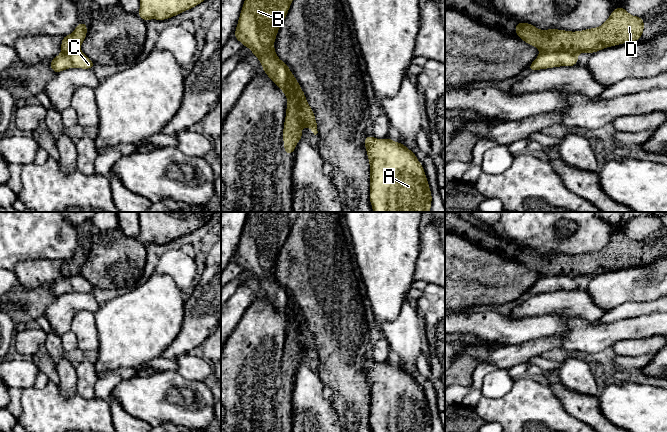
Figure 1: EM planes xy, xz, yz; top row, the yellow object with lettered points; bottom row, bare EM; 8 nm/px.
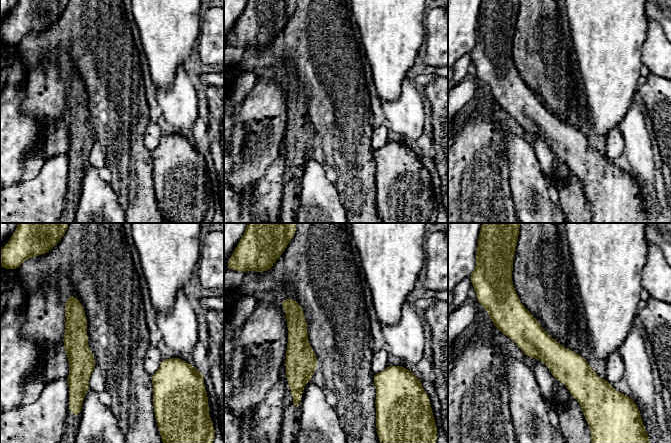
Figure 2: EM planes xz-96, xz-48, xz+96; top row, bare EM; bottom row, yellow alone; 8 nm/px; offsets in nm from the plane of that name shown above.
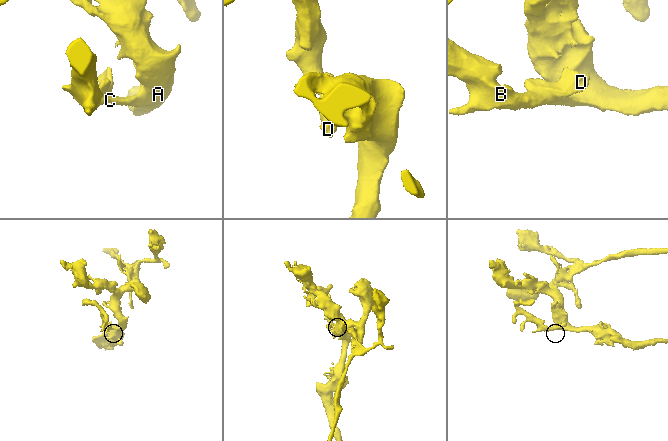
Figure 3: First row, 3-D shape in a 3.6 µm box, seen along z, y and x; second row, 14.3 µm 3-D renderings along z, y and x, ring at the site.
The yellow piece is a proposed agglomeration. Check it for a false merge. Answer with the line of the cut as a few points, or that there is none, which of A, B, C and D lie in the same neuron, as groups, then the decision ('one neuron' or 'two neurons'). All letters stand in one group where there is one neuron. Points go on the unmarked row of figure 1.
xz (289, 310), (297, 318), (298, 333), (308, 350) | A B C / D | two neurons

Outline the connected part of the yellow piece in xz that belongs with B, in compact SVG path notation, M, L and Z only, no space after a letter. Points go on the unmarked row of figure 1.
M248 212L234 257L234 262L252 275L252 278L259 283L263 291L263 296L268 299L269 303L275 307L285 319L287 318L289 311L292 313L293 317L298 318L298 332L303 339L304 345L314 359L316 359L318 355L315 339L312 332L307 327L304 315L301 311L299 314L297 313L296 305L291 302L290 292L284 285L281 285L278 282L274 273L274 266L278 254L286 242L297 214L298 212Z

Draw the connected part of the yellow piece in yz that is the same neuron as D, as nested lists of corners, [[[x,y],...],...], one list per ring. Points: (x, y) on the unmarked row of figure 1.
[[[619,230],[600,251],[596,252],[576,256],[556,252],[542,255],[527,246],[518,246],[514,256],[528,269],[538,272],[541,276],[593,278],[624,266],[638,265],[644,256],[644,243],[629,238],[623,230]]]

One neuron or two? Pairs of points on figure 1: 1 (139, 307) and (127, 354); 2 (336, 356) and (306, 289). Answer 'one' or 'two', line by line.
1: one
2: one

